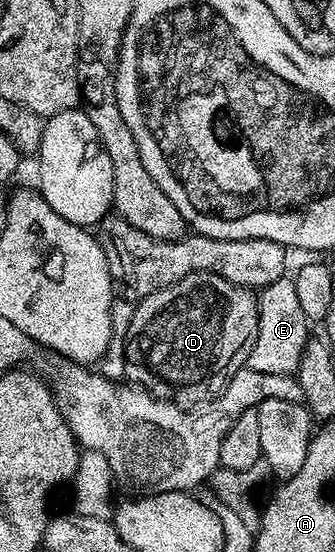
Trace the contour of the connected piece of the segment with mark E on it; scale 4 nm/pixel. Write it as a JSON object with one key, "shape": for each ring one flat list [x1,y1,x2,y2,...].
{"shape":[[281,278,259,289,260,318,258,338,248,355,247,367,262,370,266,374,290,376,299,370,300,356,310,337,310,322,302,314,298,293,294,291,294,279]]}

